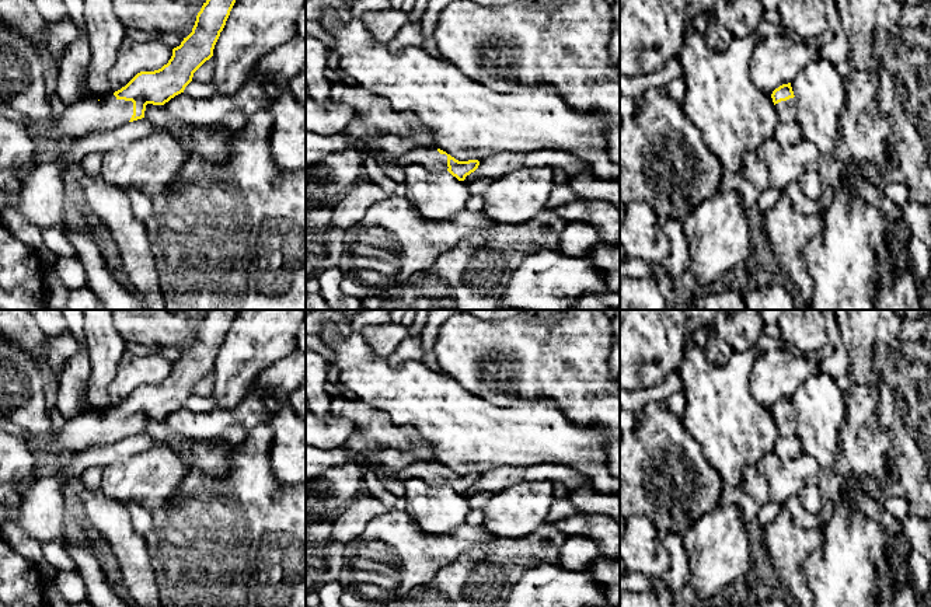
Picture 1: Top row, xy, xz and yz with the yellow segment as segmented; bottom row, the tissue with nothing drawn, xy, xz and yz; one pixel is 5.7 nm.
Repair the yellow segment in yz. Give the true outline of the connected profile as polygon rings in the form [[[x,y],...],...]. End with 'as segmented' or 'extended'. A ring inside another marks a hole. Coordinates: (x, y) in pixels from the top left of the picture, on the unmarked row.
[[[791,397],[782,398],[771,408],[773,416],[780,430],[780,436],[796,435],[796,418]]] | extended

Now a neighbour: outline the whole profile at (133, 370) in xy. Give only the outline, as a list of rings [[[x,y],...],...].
[[[128,350],[118,363],[118,377],[112,391],[114,407],[125,401],[137,387],[161,383],[172,370],[172,362],[163,355],[132,355]]]

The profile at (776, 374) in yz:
[[[773,349],[759,356],[749,376],[753,400],[771,409],[775,402],[791,397],[798,386],[816,370],[816,364],[803,353]]]

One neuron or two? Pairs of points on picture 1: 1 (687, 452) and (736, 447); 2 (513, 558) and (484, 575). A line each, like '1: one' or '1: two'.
1: two
2: one

